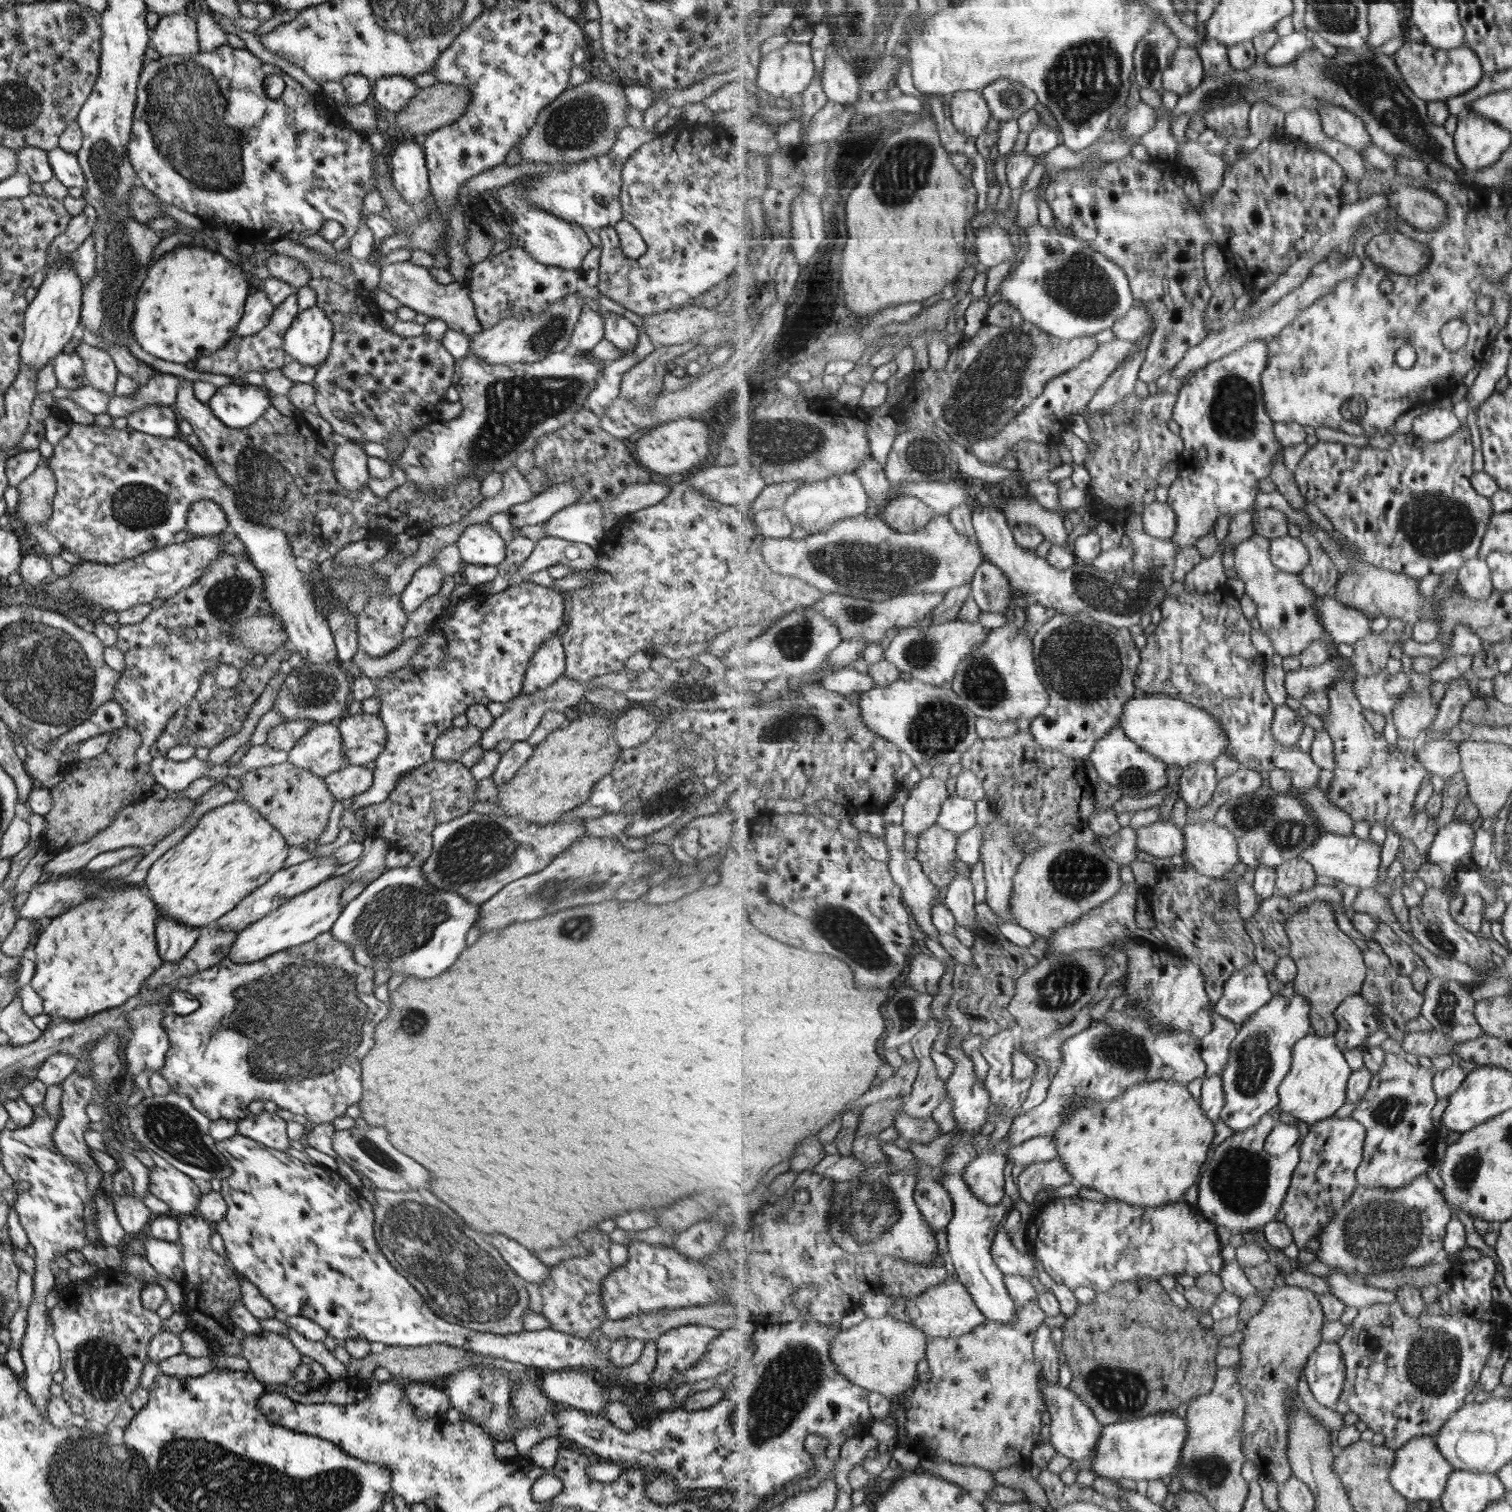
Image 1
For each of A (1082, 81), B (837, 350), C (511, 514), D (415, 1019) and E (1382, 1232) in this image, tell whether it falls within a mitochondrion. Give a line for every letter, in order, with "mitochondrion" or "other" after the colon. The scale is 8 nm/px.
A: mitochondrion
B: mitochondrion
C: other
D: mitochondrion
E: mitochondrion

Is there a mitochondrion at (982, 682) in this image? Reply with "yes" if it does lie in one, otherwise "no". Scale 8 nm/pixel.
yes

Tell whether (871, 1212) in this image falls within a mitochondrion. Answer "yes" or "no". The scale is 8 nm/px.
yes

